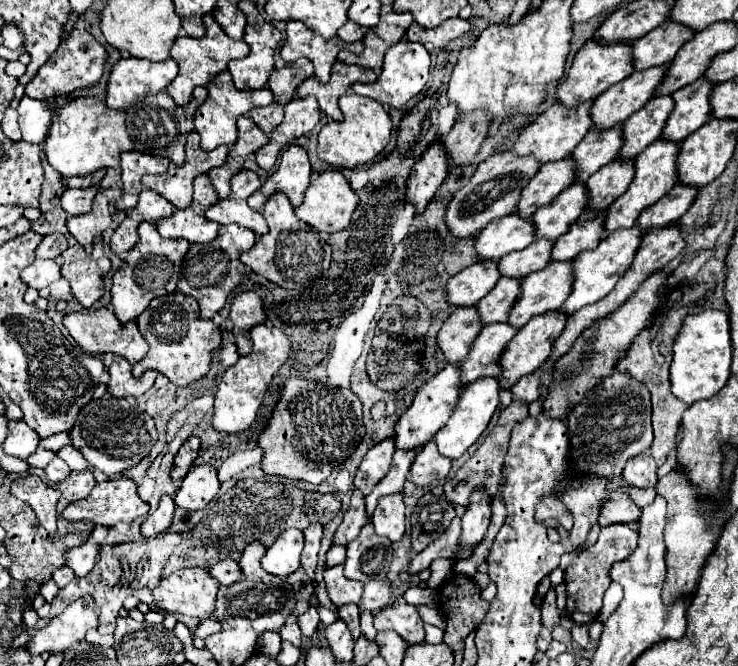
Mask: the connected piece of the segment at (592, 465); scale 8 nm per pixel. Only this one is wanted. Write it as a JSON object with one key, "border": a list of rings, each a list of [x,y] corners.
{"border":[[[614,372],[614,376],[606,378],[600,388],[582,400],[582,404],[574,406],[568,416],[568,428],[572,438],[572,458],[582,474],[606,478],[620,476],[624,462],[648,450],[652,444],[650,392],[628,374]]]}

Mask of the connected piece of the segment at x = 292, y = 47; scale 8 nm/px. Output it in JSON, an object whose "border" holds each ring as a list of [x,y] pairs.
{"border":[[[288,22],[286,42],[280,48],[280,56],[286,62],[294,62],[302,56],[312,60],[312,64],[316,68],[316,72],[314,72],[316,80],[326,84],[330,78],[332,64],[336,62],[336,56],[342,48],[344,48],[344,42],[340,42],[338,38],[328,42],[322,36],[318,36],[316,32],[312,32],[310,28],[306,28],[302,22]]]}

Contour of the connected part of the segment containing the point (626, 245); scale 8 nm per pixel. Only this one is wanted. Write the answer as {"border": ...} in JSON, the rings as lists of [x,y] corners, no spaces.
{"border":[[[638,226],[618,228],[612,234],[608,234],[598,244],[598,248],[586,250],[586,252],[582,252],[582,256],[576,256],[574,258],[574,288],[572,288],[572,294],[568,296],[568,300],[562,304],[560,312],[574,314],[578,308],[602,300],[616,286],[616,282],[624,276],[626,268],[630,268],[636,252],[638,252],[642,236],[644,236],[644,232]]]}

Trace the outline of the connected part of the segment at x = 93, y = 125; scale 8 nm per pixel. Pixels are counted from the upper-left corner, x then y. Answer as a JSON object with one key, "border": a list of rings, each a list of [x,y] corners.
{"border":[[[80,96],[74,98],[72,102],[64,104],[58,110],[58,116],[54,116],[54,124],[46,136],[44,142],[44,150],[46,150],[46,158],[48,164],[58,170],[62,174],[62,178],[70,178],[70,176],[86,176],[98,168],[116,168],[120,164],[120,152],[126,150],[134,150],[134,142],[126,132],[126,112],[124,110],[112,110],[108,108],[104,102],[100,102],[94,96]]]}

